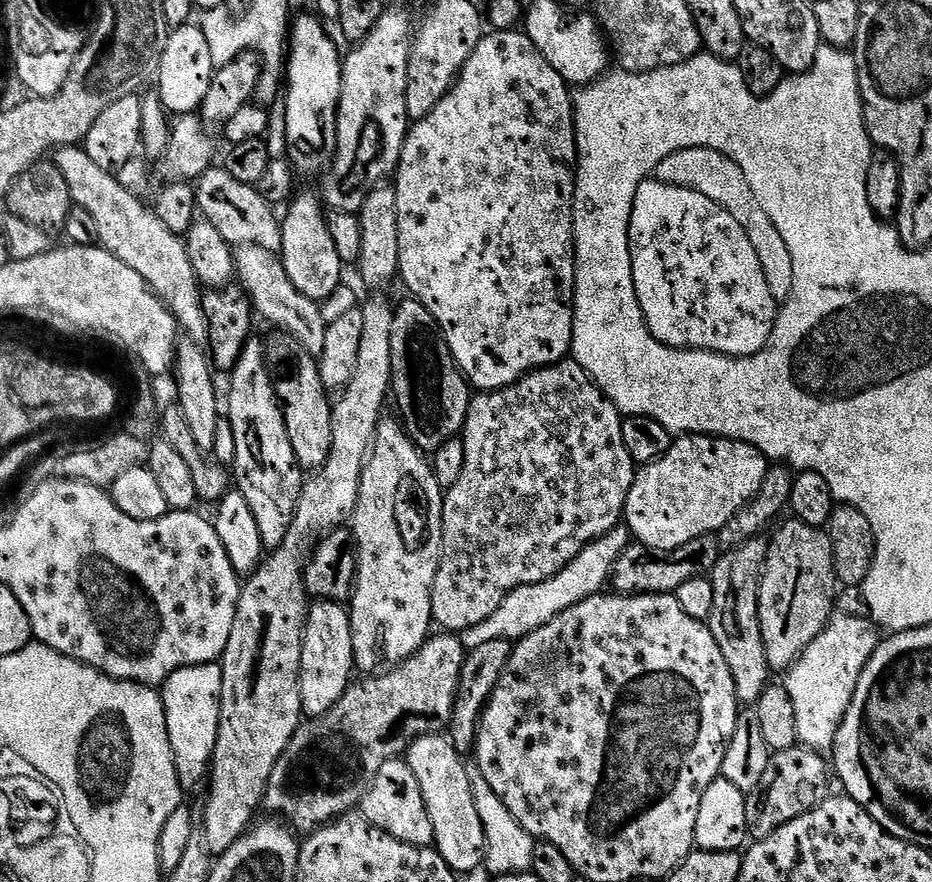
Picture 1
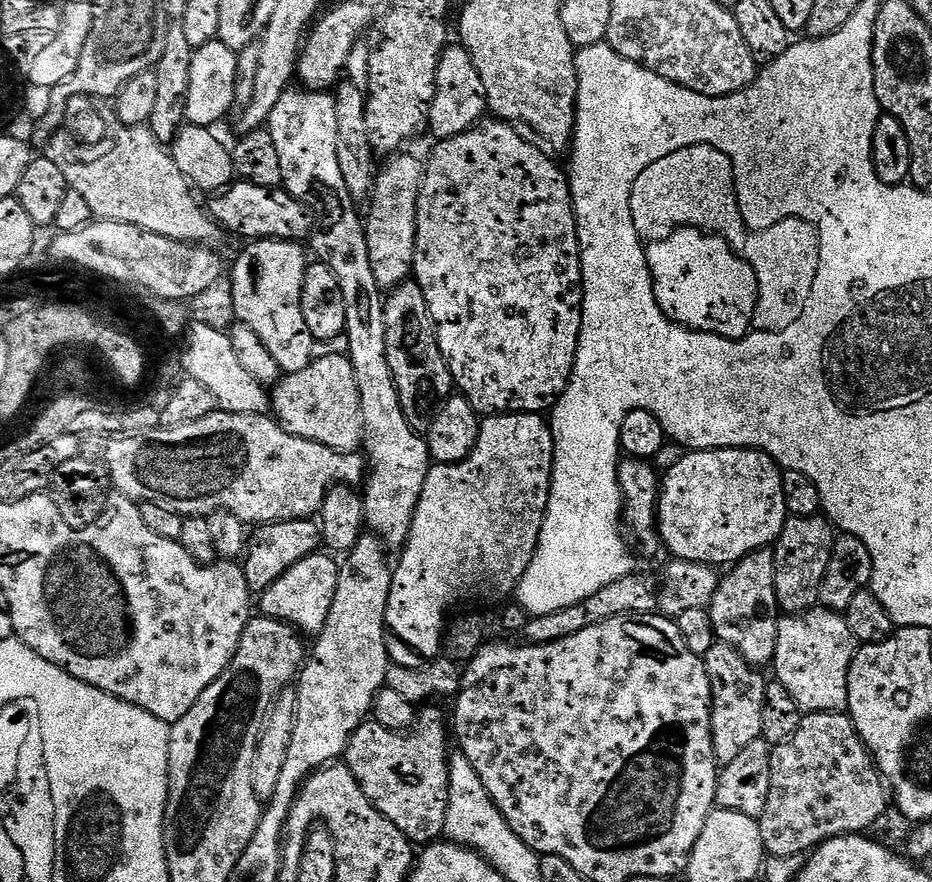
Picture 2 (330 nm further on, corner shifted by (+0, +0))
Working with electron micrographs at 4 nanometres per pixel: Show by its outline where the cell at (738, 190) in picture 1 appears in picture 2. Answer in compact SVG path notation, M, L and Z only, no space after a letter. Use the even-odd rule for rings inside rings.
M710 142L661 150L636 172L632 184L636 206L631 210L631 218L634 230L642 234L648 234L651 228L699 228L724 237L733 246L740 246L744 235L749 235L736 197L734 166L730 158L726 158L722 150L715 150Z

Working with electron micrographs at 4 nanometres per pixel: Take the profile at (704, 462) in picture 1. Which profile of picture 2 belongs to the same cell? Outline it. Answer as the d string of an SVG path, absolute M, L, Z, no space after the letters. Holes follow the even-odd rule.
M717 446L707 450L688 450L683 453L685 456L669 470L663 473L662 483L660 485L660 499L656 506L656 527L660 537L661 545L666 549L668 547L669 557L677 561L688 561L690 563L707 564L711 566L731 566L736 564L742 558L746 558L751 552L758 551L759 548L767 548L775 545L776 540L782 534L784 524L787 522L788 507L784 497L784 477L782 469L776 461L765 454L757 452L754 448L726 448Z

